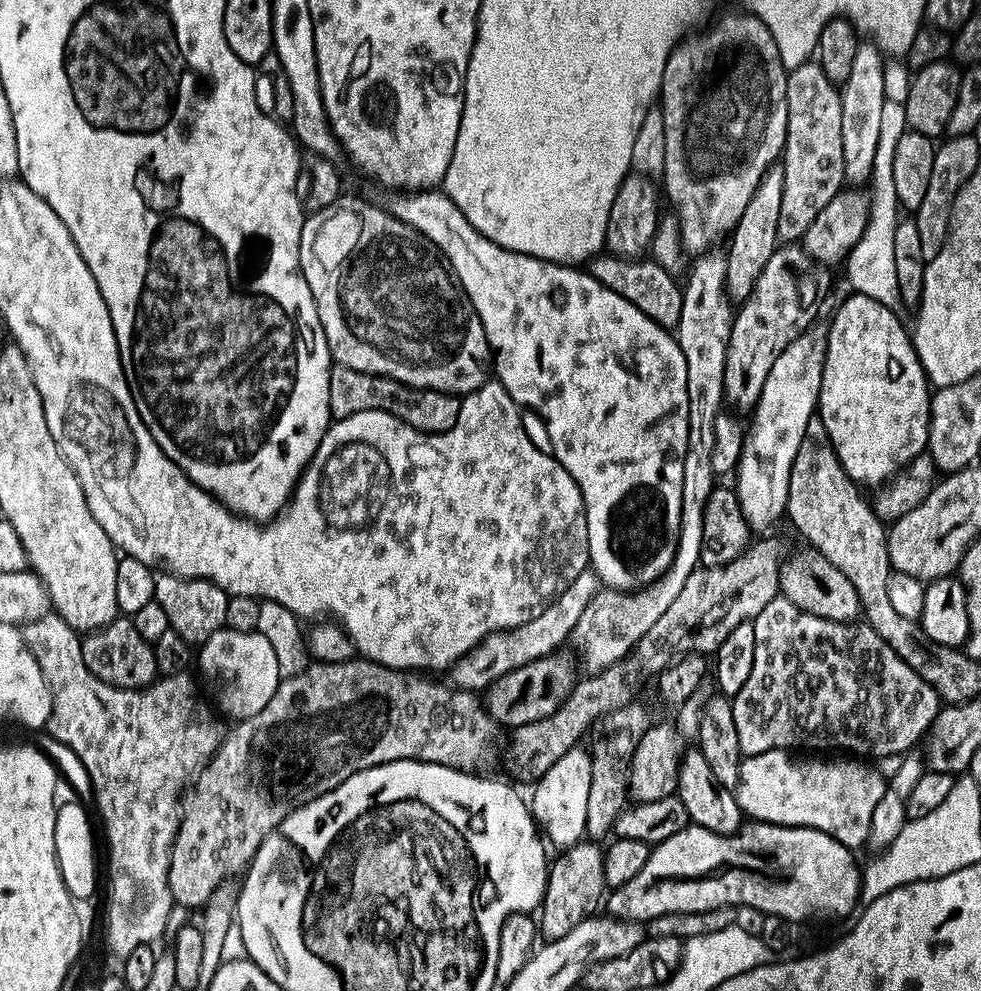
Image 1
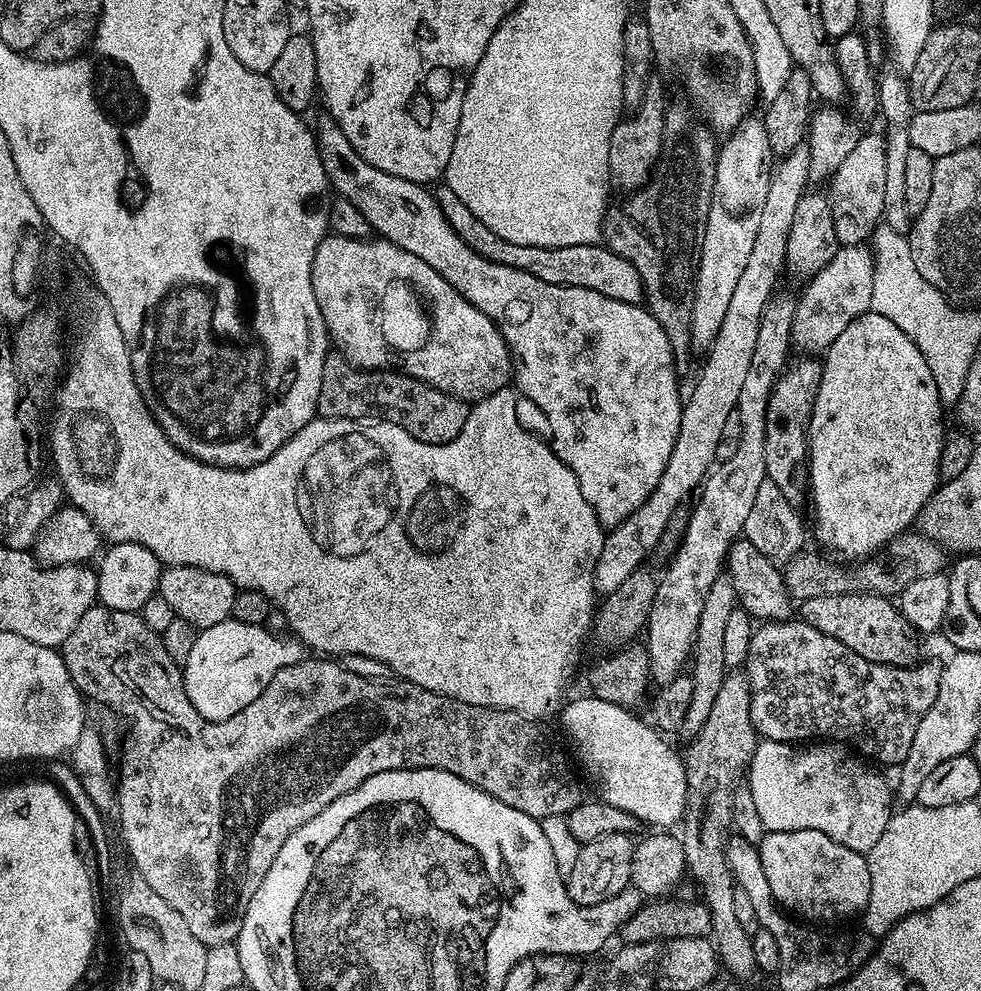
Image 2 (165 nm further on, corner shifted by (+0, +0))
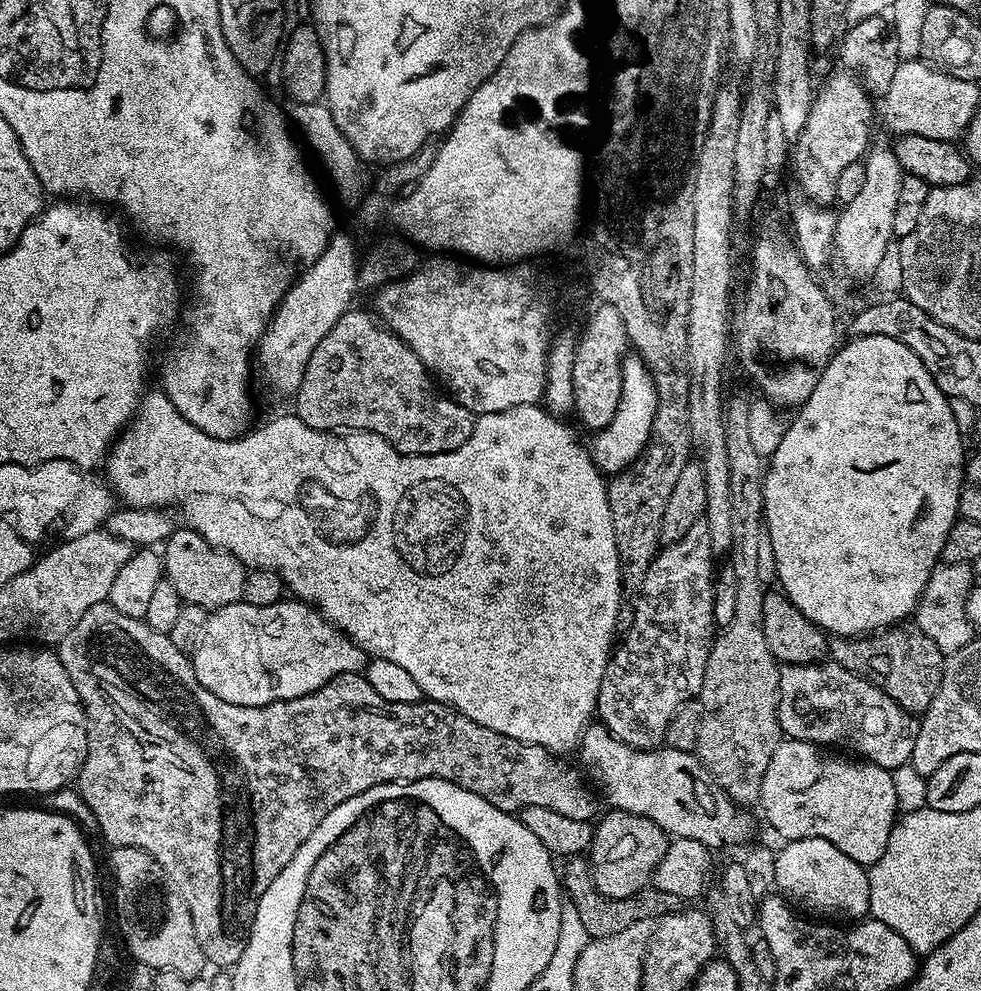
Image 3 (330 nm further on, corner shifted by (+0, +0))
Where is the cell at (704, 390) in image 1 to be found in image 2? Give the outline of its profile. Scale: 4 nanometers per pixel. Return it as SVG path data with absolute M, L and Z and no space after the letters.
M760 118L743 120L719 145L716 154L714 190L710 198L710 214L706 218L706 234L702 238L700 265L697 266L693 290L693 316L690 318L692 348L707 350L718 337L719 327L729 309L734 286L746 269L754 238L766 203L767 188L773 173L768 159L774 153L766 138L764 121Z

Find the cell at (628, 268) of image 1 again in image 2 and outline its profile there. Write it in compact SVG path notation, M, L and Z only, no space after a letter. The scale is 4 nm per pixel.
M440 182L435 185L434 195L442 214L446 214L446 220L450 226L454 226L454 232L466 242L468 246L484 258L492 262L498 262L504 266L512 266L515 269L525 270L533 274L542 282L551 285L575 286L579 289L596 290L608 298L617 299L631 304L640 304L644 298L644 286L638 270L628 260L616 254L602 244L587 244L562 247L523 246L517 243L506 242L490 230L470 209L450 190L450 186Z

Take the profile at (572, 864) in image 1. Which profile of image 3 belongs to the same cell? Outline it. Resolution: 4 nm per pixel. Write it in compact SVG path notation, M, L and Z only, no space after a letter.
M615 810L604 814L595 821L595 832L586 856L592 869L592 881L606 898L630 898L651 885L652 875L658 862L662 862L662 854L666 854L670 837L650 822L650 818Z

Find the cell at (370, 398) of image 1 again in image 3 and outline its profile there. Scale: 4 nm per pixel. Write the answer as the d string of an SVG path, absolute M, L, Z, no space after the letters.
M356 311L344 312L342 318L338 318L334 330L330 330L330 334L326 334L326 338L314 346L314 354L310 354L306 374L302 374L302 382L294 397L294 414L314 430L373 432L390 442L390 446L394 446L403 456L434 456L456 452L458 446L470 438L473 412L441 391L414 350L410 350L410 346L402 342L395 332L383 323L376 324L366 313Z

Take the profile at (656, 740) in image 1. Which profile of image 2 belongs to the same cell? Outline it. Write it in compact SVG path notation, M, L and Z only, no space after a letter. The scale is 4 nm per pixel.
M721 574L714 582L714 586L710 586L710 594L706 594L706 603L702 605L702 615L698 617L696 640L692 643L690 675L694 682L694 694L690 697L690 710L686 710L683 726L685 733L695 734L698 730L702 730L706 717L710 714L711 707L714 706L718 689L722 686L724 677L729 671L722 645L728 619L737 606L738 601L732 579L726 574Z

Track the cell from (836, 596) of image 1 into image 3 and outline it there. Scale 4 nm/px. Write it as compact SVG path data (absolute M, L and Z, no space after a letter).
M908 622L867 636L832 636L828 641L828 656L831 663L877 684L889 698L898 702L898 706L902 706L902 710L913 714L923 714L930 706L934 694L938 694L946 659L931 638L926 638L922 630Z

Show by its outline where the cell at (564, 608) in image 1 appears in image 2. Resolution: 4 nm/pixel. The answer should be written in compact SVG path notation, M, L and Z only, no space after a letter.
M805 142L795 147L781 159L780 164L779 170L773 171L770 186L767 188L766 203L762 206L757 237L754 238L746 269L742 270L742 275L734 286L733 297L730 298L729 309L719 327L718 337L707 349L706 364L702 368L700 380L689 400L687 397L685 401L682 418L679 420L678 437L675 438L666 470L662 472L658 486L651 492L650 498L646 498L646 502L642 502L642 506L638 506L634 514L627 516L605 535L602 554L594 570L594 586L601 597L605 598L617 590L636 568L647 561L644 559L659 546L680 502L704 482L717 461L719 435L722 434L730 413L737 406L739 391L747 377L751 355L754 354L758 340L762 314L769 298L777 289L781 272L783 274L787 265L786 245L791 223L794 222L795 208L810 184L808 144Z

